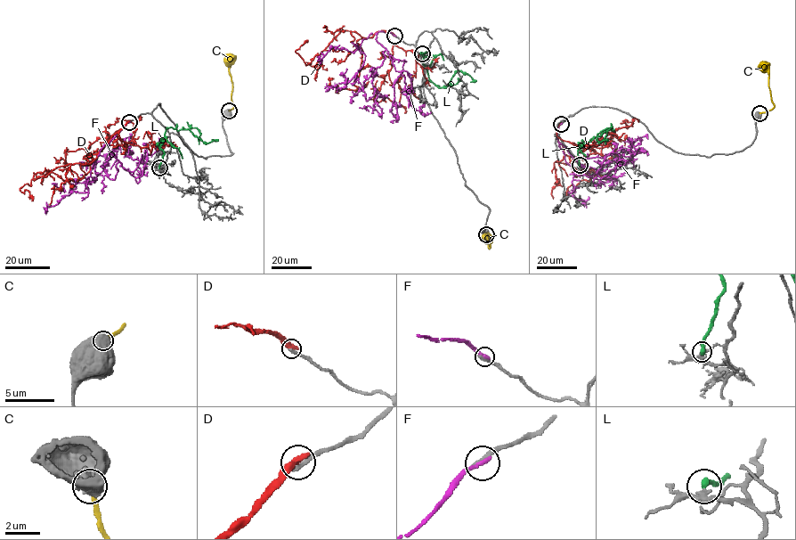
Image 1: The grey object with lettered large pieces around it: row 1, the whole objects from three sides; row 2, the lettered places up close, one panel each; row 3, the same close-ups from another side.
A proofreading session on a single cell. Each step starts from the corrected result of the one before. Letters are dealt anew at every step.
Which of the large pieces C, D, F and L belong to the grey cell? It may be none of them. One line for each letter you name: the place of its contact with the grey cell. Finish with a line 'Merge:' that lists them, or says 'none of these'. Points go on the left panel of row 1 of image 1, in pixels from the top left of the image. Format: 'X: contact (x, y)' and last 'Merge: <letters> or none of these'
Merge: none of these

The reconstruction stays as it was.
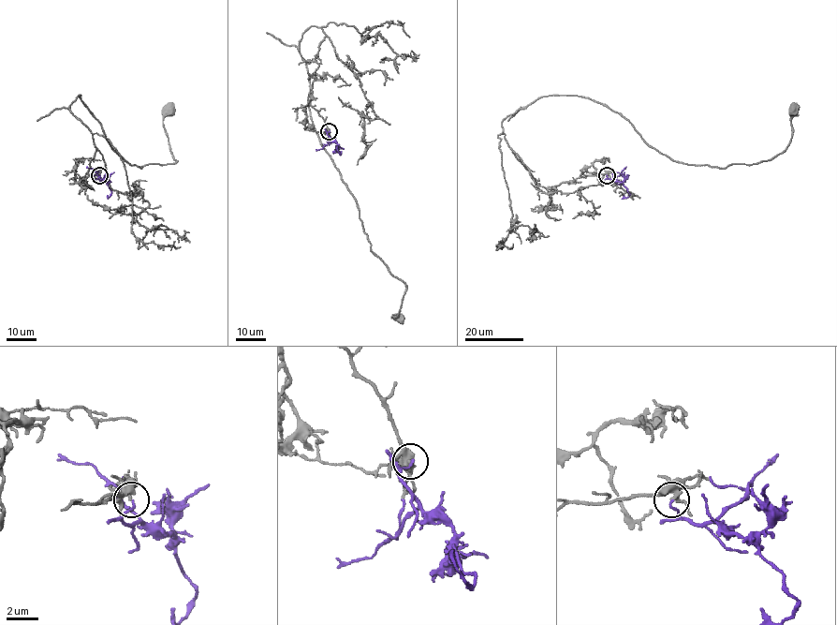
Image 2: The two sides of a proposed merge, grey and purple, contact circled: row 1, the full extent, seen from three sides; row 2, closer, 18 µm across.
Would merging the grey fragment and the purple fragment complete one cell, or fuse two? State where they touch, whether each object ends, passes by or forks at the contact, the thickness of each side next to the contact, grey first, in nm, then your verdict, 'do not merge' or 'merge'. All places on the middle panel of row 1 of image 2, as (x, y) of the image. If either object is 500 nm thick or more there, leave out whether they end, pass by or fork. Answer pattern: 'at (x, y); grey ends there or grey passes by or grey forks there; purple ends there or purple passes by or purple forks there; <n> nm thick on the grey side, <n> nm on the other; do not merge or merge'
at (329, 131); grey passes by; purple ends there; 280 nm thick on the grey side, 120 nm on the other; do not merge

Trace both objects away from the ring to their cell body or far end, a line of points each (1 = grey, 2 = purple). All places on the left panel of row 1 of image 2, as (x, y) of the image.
1: (99, 175), (84, 188), (95, 148), (70, 110), (80, 95), (141, 168), (176, 161), (169, 111)
2: (100, 175), (98, 178), (107, 181), (111, 191), (108, 199)

